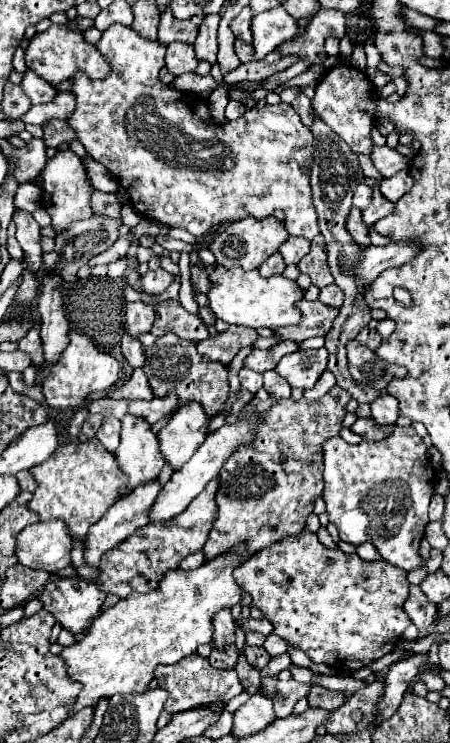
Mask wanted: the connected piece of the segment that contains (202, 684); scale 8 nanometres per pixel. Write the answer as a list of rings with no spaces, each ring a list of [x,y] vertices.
[[[192,654],[190,658],[182,658],[182,662],[172,666],[156,666],[154,678],[158,680],[158,686],[168,690],[168,700],[164,704],[164,710],[170,714],[178,714],[192,708],[206,708],[212,704],[226,704],[230,698],[238,696],[244,686],[236,674],[236,670],[216,670],[210,666],[208,658],[202,658],[198,654]]]

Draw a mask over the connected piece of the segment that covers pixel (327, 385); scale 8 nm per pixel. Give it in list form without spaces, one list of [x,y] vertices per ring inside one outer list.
[[[326,370],[326,374],[322,374],[322,378],[318,378],[318,382],[314,384],[314,388],[310,388],[310,390],[304,392],[304,398],[306,398],[306,400],[318,400],[318,398],[322,398],[334,384],[336,384],[334,374],[330,374],[330,370]]]

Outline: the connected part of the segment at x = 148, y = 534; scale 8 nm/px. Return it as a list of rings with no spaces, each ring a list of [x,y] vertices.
[[[218,478],[208,482],[180,516],[170,522],[152,522],[144,528],[138,528],[126,542],[122,542],[122,546],[116,546],[110,550],[110,554],[104,554],[100,562],[100,576],[96,578],[98,588],[104,594],[116,594],[118,598],[126,598],[132,592],[146,594],[148,590],[156,590],[160,580],[166,576],[166,570],[178,570],[182,558],[204,546],[206,534],[214,522],[216,490]]]

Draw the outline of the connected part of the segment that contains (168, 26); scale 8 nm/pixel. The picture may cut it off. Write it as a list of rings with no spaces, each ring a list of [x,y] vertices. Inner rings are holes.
[[[170,10],[166,14],[160,14],[160,26],[158,26],[158,42],[168,46],[174,40],[192,44],[198,36],[198,26],[194,26],[190,20],[178,20],[172,16]]]

